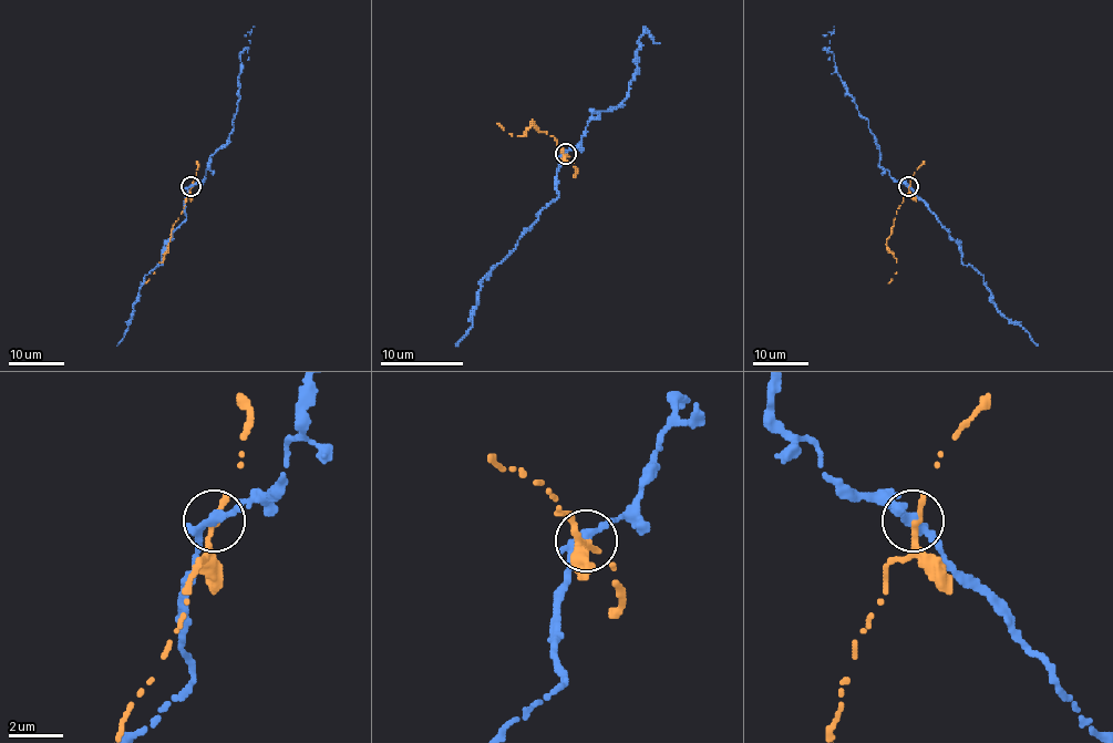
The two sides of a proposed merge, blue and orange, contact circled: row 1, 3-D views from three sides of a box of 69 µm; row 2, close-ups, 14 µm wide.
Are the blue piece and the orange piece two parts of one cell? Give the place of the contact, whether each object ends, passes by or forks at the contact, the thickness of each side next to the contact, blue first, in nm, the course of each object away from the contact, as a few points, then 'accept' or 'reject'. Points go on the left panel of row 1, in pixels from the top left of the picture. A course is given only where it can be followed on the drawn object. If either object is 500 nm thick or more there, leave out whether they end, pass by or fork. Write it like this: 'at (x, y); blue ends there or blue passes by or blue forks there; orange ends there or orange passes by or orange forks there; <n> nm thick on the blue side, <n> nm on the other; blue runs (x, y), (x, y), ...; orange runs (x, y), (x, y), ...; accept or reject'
at (191, 186); blue passes by; orange passes by; 360 nm thick on the blue side, 190 nm on the other; blue runs (191, 186), (185, 199), (186, 219), (164, 246), (162, 264), (145, 276), (129, 330), (117, 346); orange runs (191, 187), (174, 224), (163, 260), (145, 282); reject

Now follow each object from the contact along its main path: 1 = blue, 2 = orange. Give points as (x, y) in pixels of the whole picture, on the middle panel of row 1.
1: (565, 154), (557, 173), (558, 195), (481, 281), (472, 327), (456, 346)
2: (565, 154), (553, 135), (540, 132), (534, 121), (524, 135), (512, 135), (497, 123)

